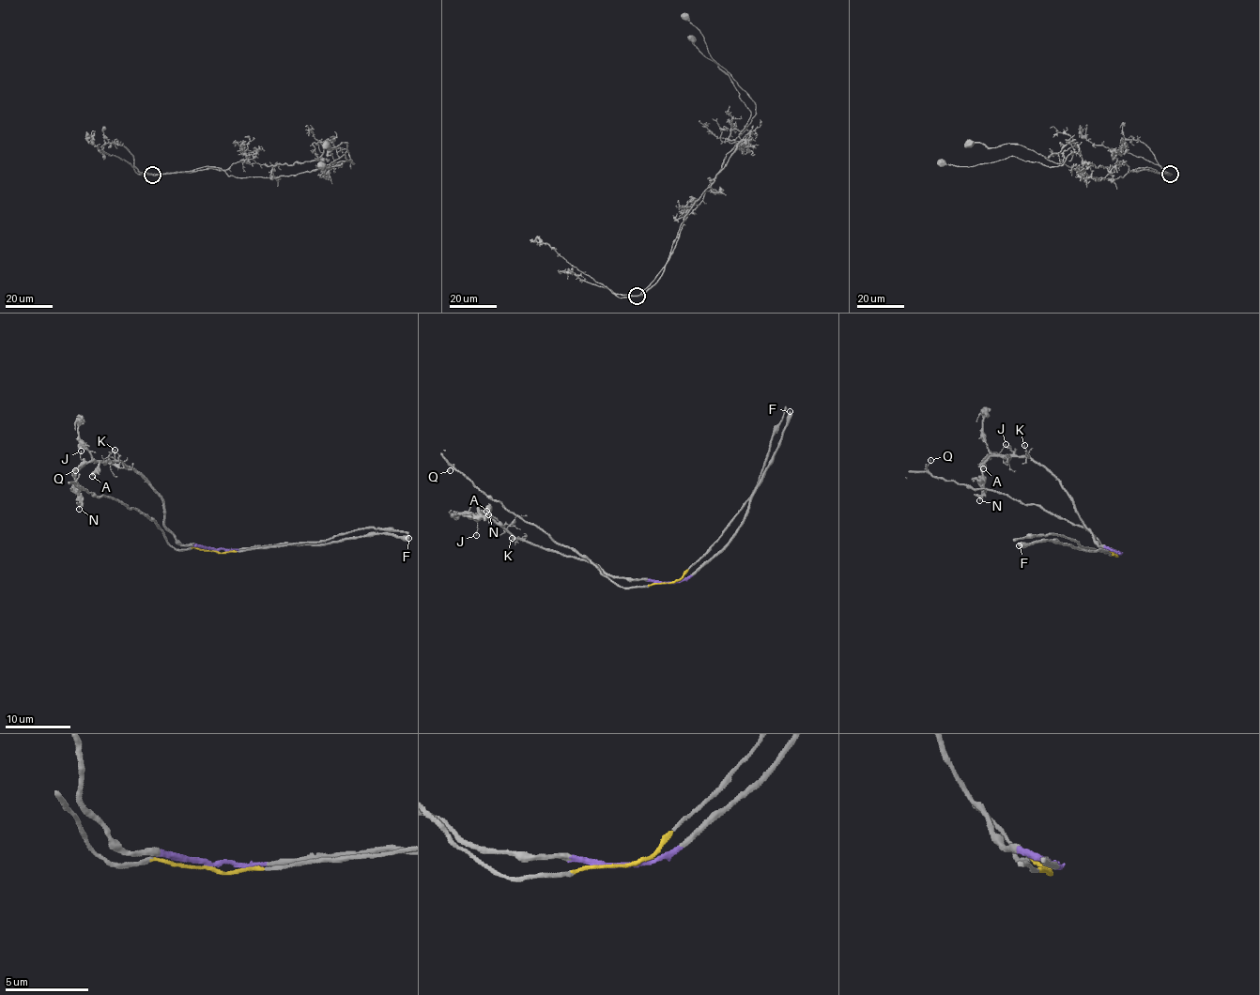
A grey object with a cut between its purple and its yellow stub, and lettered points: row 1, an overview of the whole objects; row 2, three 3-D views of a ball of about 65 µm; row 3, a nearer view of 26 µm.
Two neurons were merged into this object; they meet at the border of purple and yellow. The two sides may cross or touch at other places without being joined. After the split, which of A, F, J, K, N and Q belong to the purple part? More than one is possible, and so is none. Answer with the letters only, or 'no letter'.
A, F, J, K, N

